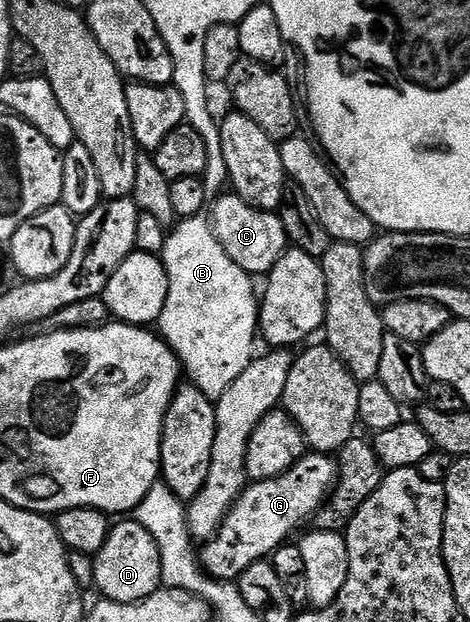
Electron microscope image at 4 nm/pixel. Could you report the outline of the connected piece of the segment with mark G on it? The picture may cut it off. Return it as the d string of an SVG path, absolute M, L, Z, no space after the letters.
M310 452L280 476L263 482L250 482L224 516L222 526L211 538L205 539L203 546L206 547L200 550L201 569L219 582L234 582L244 571L252 568L252 564L269 559L271 557L269 554L273 550L280 549L289 540L293 530L300 529L305 522L309 523L313 519L319 507L330 497L330 492L336 485L338 473L337 461L331 455Z

